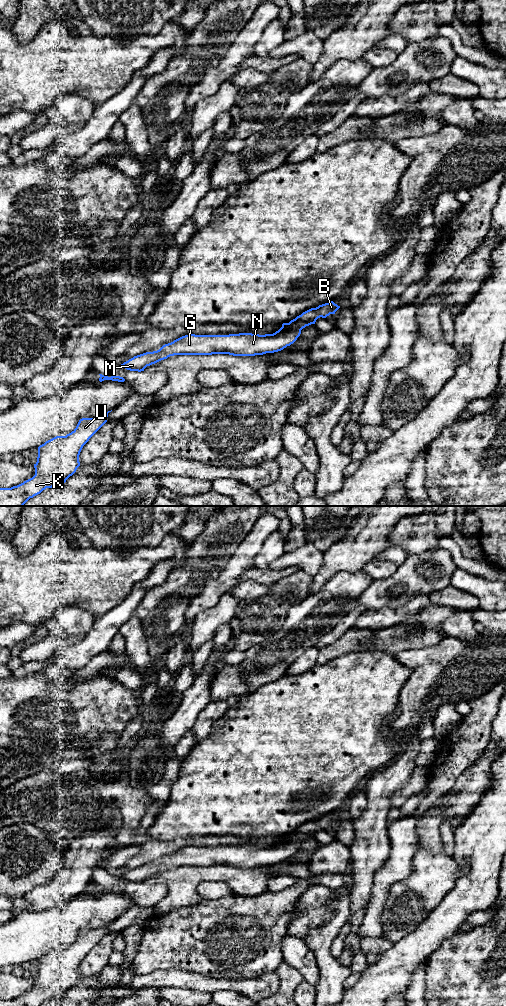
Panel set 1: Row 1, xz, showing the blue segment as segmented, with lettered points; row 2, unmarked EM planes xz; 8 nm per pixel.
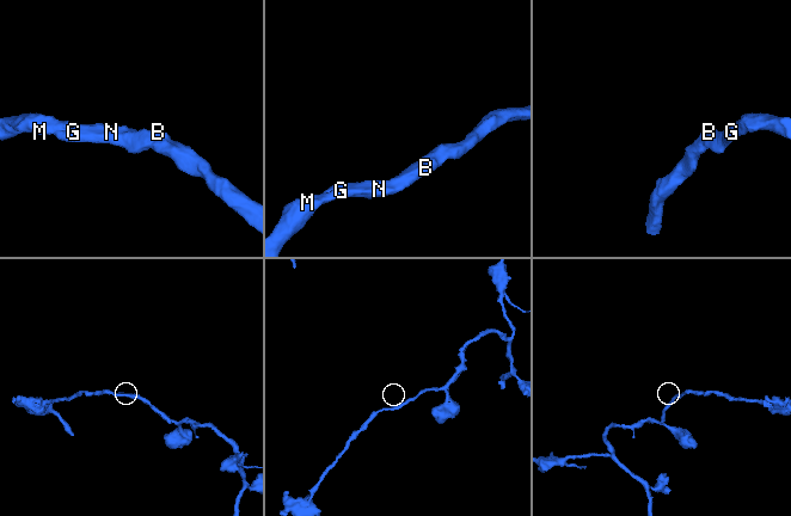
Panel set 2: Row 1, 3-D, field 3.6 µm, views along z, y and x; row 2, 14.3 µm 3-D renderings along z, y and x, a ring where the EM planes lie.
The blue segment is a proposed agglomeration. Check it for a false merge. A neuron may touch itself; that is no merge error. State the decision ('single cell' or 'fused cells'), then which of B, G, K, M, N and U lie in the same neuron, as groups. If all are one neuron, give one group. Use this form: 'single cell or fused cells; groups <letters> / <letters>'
single cell; groups B G K M N U

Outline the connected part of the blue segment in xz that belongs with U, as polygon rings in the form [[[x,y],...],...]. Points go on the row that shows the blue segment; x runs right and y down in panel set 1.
[[[108,412],[94,418],[82,418],[76,428],[66,436],[56,436],[38,447],[35,475],[23,483],[11,488],[0,488],[0,506],[23,506],[30,498],[40,494],[46,488],[52,488],[66,482],[80,466],[79,455],[83,446],[107,422]]]

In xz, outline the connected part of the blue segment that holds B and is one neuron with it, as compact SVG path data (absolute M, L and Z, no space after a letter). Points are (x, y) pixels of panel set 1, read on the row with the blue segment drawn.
M333 301L311 308L273 334L239 333L229 335L195 335L182 336L159 350L146 352L121 364L130 371L144 371L147 366L174 355L212 355L229 354L233 356L255 356L274 353L293 344L306 326L315 324L320 317L326 318L340 308Z

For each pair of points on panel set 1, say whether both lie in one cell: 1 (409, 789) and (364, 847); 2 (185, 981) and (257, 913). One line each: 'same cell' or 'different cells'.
1: different cells
2: different cells

